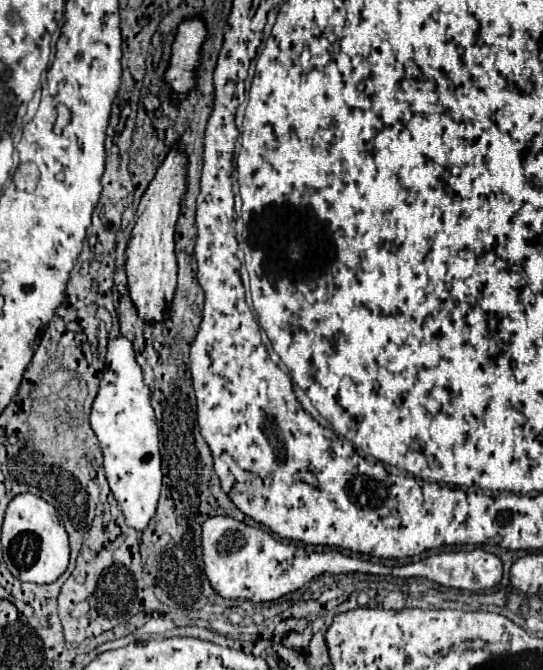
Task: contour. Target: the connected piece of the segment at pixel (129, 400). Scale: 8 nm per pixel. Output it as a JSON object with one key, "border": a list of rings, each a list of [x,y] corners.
{"border":[[[122,335],[108,341],[106,369],[98,395],[92,403],[90,425],[100,441],[106,479],[126,517],[126,523],[136,531],[144,531],[156,513],[156,503],[162,489],[158,425],[150,405],[150,389],[146,387],[142,369],[136,363],[134,347]]]}

